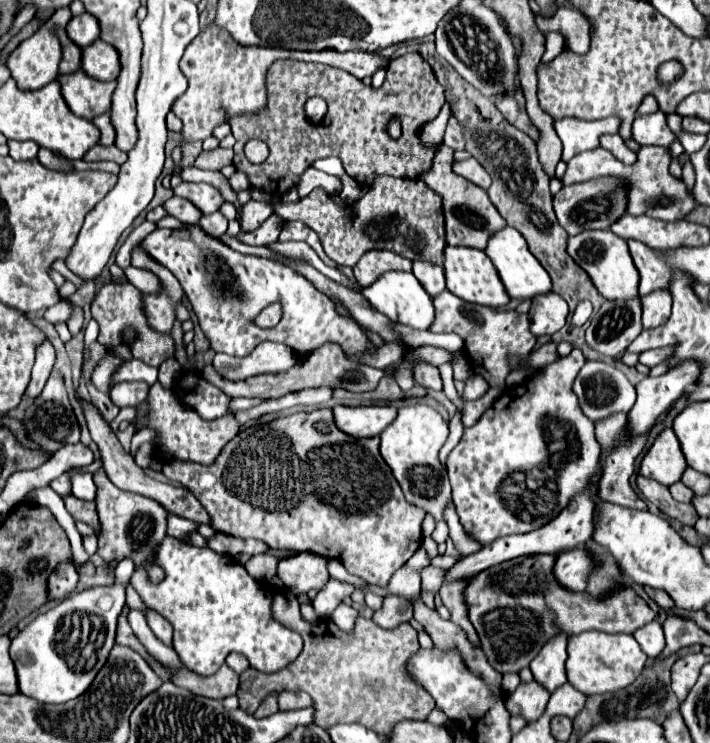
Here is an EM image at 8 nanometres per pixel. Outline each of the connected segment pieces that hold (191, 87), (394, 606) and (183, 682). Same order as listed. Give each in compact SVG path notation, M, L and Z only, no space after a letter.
M214 24L206 28L206 32L200 32L196 40L186 48L180 68L184 76L188 78L188 90L176 104L172 106L172 112L184 122L182 138L184 142L192 140L204 140L208 138L216 126L228 122L234 116L252 114L266 106L266 74L268 68L282 58L296 58L304 62L320 62L326 66L342 68L346 72L352 72L356 76L372 76L380 66L386 66L388 60L368 54L368 52L336 52L336 50L322 50L322 52L298 52L298 50L284 50L284 48L240 48L226 32L220 32Z
M386 596L384 606L374 612L372 620L384 630L398 628L400 624L412 620L412 604L398 596Z
M224 664L216 674L206 676L206 678L196 674L196 672L190 672L190 670L174 672L172 682L182 686L182 688L188 688L190 692L194 692L198 696L206 696L206 698L214 698L214 700L224 700L226 696L236 694L238 684L240 684L240 676L232 668L228 668Z

